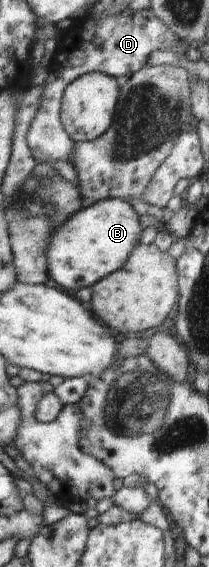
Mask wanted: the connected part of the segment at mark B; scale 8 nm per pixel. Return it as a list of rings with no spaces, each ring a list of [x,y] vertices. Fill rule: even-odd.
[[[104,199],[83,207],[52,235],[46,251],[50,283],[77,292],[88,288],[111,272],[120,270],[140,242],[143,228],[139,214],[125,199]]]

